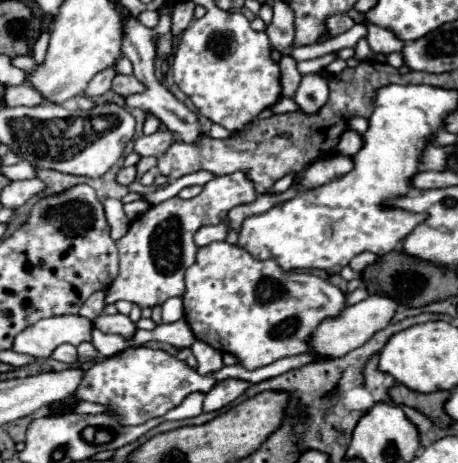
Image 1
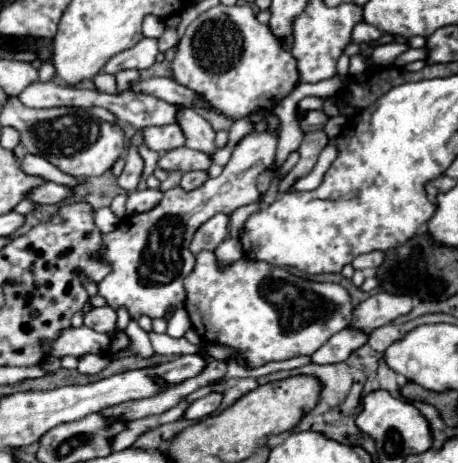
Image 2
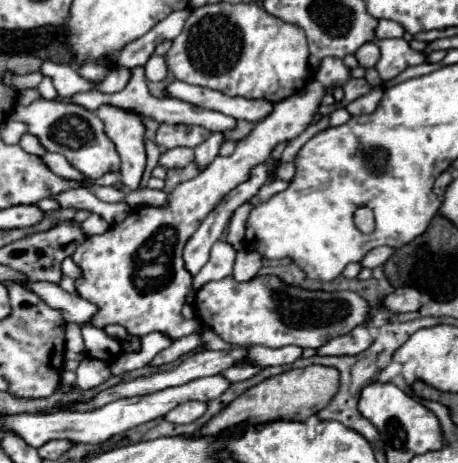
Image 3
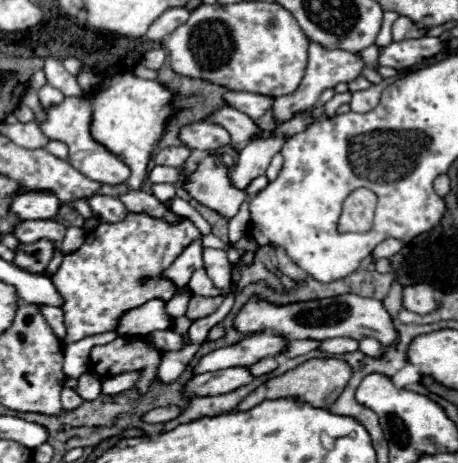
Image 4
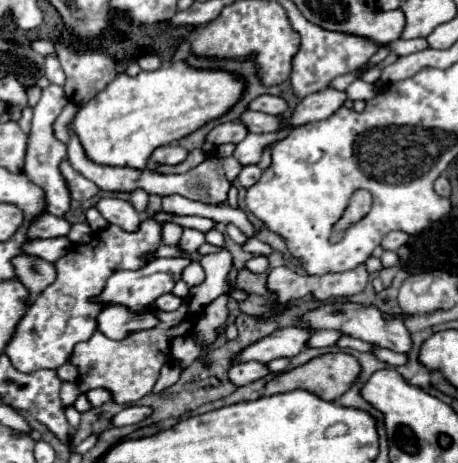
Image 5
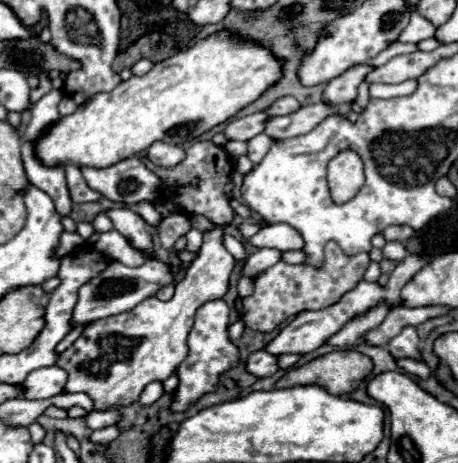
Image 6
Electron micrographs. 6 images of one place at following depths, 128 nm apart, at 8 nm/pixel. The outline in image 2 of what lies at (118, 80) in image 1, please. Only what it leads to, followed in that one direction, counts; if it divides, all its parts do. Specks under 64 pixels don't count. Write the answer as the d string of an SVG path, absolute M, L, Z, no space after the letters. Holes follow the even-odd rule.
M150 78L150 80L140 80L138 84L132 84L132 90L136 92L146 92L152 94L164 102L180 104L186 108L204 108L204 110L214 110L210 102L202 96L192 92L190 88L178 84L172 78Z

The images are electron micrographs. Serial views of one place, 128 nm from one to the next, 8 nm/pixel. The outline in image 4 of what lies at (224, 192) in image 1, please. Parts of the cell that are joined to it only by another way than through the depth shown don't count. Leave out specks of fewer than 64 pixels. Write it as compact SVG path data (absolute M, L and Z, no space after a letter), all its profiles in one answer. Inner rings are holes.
M310 40L306 74L304 74L300 86L292 94L274 98L274 118L276 118L276 124L292 118L300 110L310 110L314 104L318 104L318 98L320 98L320 94L326 88L334 88L340 82L352 82L352 80L356 80L362 74L362 68L364 68L364 62L362 62L362 58L360 58L358 52L350 52L350 50L342 50L342 48L330 50L330 48L324 48L322 44ZM128 214L116 224L102 222L98 228L88 232L86 242L76 252L66 254L58 272L52 276L52 282L64 300L62 312L66 336L60 338L60 346L64 348L82 338L114 330L122 312L152 298L170 300L176 286L160 280L160 272L200 236L200 230L188 218L170 226L164 220L146 214ZM142 278L146 278L146 282L142 282Z

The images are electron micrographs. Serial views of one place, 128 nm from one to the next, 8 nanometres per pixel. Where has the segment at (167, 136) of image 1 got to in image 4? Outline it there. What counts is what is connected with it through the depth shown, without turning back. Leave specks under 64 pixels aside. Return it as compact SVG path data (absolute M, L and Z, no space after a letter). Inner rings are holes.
M198 122L194 126L186 126L180 130L180 138L188 148L196 150L220 150L228 146L228 132L220 124Z

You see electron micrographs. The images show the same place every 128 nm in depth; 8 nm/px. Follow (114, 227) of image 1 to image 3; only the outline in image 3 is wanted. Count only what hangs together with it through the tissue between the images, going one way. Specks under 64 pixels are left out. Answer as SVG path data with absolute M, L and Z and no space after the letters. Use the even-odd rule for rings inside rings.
M92 214L88 220L84 220L82 224L80 224L80 230L84 232L84 234L88 234L88 236L92 236L92 234L102 234L102 232L106 232L110 228L110 224L102 218L102 216L96 216L96 214Z

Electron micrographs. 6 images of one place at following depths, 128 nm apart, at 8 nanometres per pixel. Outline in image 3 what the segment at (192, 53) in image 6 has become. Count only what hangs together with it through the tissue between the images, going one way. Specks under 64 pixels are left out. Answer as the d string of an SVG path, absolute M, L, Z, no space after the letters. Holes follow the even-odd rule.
M112 104L100 106L96 114L104 122L104 132L116 144L116 150L122 158L122 174L126 174L122 184L128 190L136 190L140 186L147 161L144 152L146 126L142 116L134 110L124 110Z

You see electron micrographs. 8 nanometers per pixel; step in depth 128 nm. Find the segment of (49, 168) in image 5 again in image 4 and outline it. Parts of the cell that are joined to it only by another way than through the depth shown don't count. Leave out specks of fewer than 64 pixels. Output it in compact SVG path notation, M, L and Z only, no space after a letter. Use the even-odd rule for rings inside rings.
M46 84L38 90L38 98L40 98L40 104L42 104L44 112L48 112L52 106L58 106L64 100L64 94L58 88ZM22 192L12 202L12 210L20 220L46 220L58 214L60 200L54 192Z

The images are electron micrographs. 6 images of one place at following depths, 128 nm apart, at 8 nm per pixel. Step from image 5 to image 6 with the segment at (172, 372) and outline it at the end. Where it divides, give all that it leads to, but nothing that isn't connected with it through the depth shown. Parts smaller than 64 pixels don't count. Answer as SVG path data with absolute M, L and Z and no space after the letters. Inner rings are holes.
M152 382L152 384L148 384L146 388L144 388L144 392L140 394L140 404L142 406L150 406L150 404L154 404L160 396L164 394L164 390L162 390L162 384L160 382Z

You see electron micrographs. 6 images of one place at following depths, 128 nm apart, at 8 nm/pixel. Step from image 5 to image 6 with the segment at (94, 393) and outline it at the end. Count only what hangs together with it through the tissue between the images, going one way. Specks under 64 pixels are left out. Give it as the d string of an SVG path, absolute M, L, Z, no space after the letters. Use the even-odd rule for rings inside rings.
M62 392L50 398L50 404L60 408L60 410L70 410L72 406L80 406L84 410L92 410L92 400L88 400L88 396L84 394L70 394L70 392Z

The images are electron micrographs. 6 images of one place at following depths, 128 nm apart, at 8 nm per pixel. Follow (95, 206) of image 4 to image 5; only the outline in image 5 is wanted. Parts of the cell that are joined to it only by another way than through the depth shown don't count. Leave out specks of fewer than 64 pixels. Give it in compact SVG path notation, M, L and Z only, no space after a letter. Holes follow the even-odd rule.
M104 198L98 202L98 212L110 222L120 226L126 232L136 232L140 228L140 214L132 208L132 204L116 198Z

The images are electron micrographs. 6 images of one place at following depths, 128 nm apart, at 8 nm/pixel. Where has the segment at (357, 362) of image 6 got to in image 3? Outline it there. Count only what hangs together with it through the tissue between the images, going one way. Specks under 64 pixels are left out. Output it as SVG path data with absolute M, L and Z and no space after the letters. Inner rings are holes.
M312 364L306 368L292 368L280 376L268 378L258 386L246 390L242 396L238 396L234 402L222 408L204 428L200 428L198 434L216 436L216 432L236 426L240 422L260 424L260 420L278 420L278 418L308 420L310 416L318 414L322 408L328 406L328 402L336 396L338 386L340 386L340 372L332 366Z

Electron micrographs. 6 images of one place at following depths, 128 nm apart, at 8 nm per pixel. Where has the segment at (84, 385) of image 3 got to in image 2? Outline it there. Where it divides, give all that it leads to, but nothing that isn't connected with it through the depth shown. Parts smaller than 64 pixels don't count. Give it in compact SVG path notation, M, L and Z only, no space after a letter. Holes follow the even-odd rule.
M86 354L80 358L80 364L78 364L78 372L80 374L86 374L86 376L96 376L98 372L102 372L106 366L110 364L110 358L104 354Z

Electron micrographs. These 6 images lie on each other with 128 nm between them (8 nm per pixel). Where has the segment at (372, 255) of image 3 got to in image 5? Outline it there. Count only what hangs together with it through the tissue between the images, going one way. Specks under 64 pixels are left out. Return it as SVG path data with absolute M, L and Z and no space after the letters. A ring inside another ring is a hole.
M388 232L382 240L382 248L384 250L398 250L402 244L408 242L408 234L406 232Z

